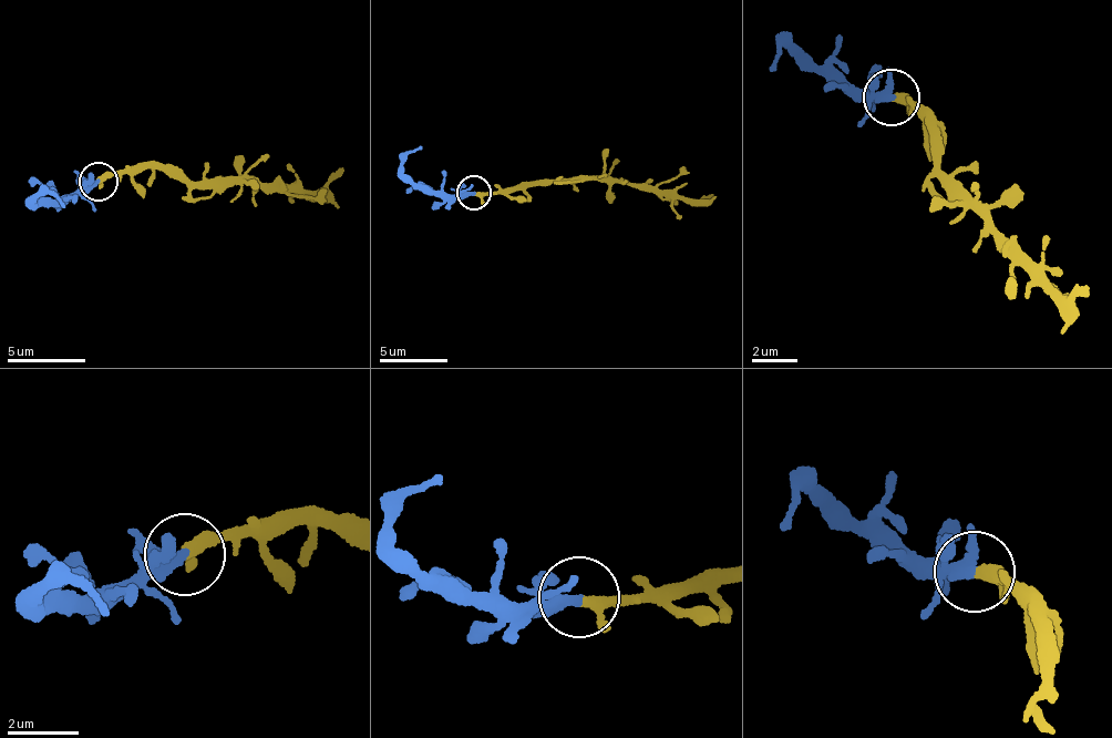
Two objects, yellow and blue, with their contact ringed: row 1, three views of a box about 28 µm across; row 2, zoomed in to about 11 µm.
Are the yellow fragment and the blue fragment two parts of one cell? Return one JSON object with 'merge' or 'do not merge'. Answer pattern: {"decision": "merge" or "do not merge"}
{"decision": "merge"}

